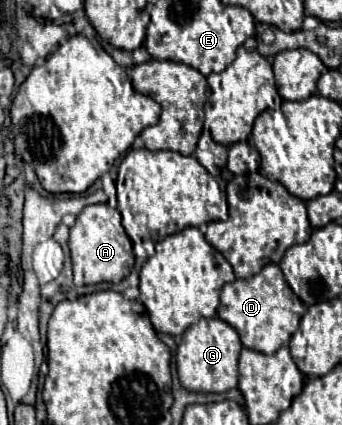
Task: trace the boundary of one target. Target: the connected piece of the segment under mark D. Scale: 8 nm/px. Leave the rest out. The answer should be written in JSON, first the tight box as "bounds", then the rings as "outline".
{"bounds":[218,263,307,355],"outline":[[[270,263],[250,279],[236,279],[224,285],[218,317],[238,331],[244,347],[272,355],[280,345],[288,345],[306,310],[307,306],[288,287],[280,267]]]}

